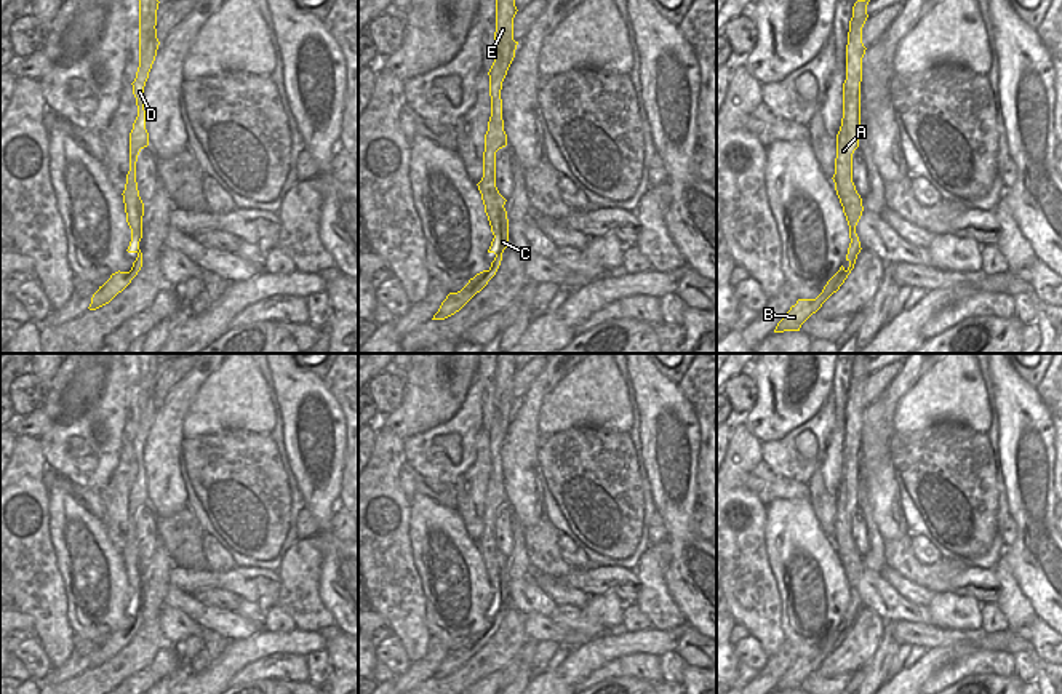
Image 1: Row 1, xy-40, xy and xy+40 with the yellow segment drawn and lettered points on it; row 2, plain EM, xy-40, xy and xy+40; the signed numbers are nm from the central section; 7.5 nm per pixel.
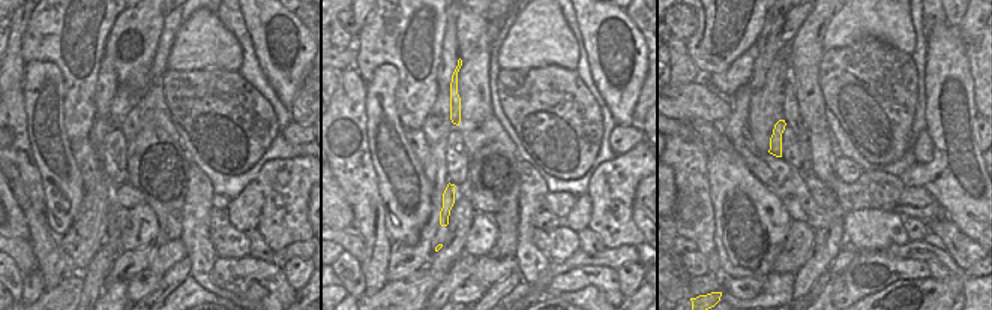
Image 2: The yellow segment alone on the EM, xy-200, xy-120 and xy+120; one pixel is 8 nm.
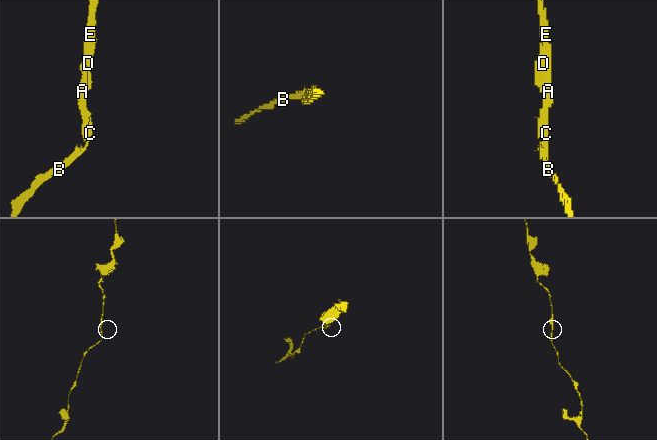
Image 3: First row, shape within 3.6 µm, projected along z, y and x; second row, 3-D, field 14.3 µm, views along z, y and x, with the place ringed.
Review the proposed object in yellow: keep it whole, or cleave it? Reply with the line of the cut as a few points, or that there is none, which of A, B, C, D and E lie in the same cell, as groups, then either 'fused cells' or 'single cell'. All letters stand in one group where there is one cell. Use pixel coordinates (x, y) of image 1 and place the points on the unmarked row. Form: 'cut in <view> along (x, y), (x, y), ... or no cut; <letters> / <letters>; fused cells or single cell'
no cut; A B C D E; single cell

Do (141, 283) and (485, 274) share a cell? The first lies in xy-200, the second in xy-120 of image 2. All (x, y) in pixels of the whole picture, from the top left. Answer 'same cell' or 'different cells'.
different cells

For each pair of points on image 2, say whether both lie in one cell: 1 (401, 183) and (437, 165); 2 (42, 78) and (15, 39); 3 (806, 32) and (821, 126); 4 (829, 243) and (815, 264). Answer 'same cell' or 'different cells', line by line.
1: different cells
2: different cells
3: same cell
4: same cell

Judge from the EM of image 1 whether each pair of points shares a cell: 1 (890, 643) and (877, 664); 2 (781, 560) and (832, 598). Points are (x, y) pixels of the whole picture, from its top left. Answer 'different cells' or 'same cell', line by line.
1: same cell
2: same cell

